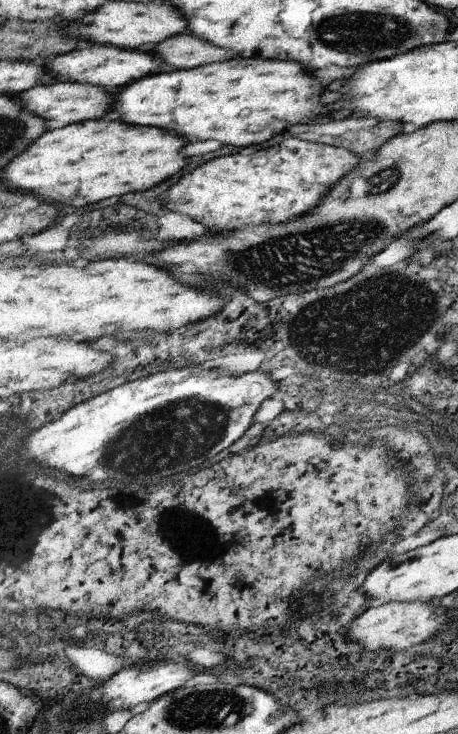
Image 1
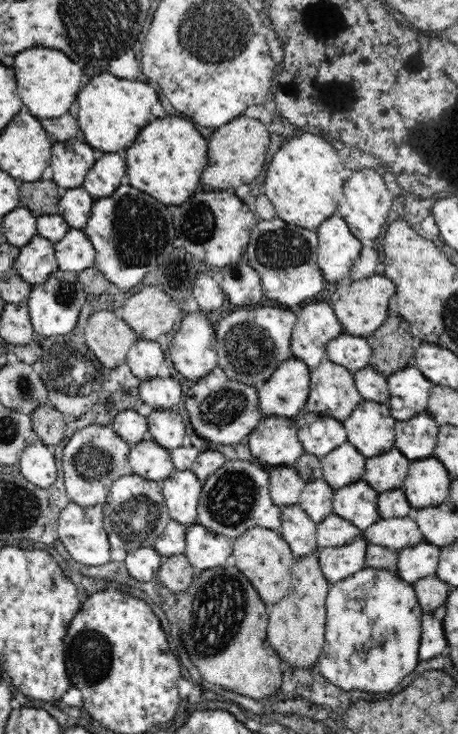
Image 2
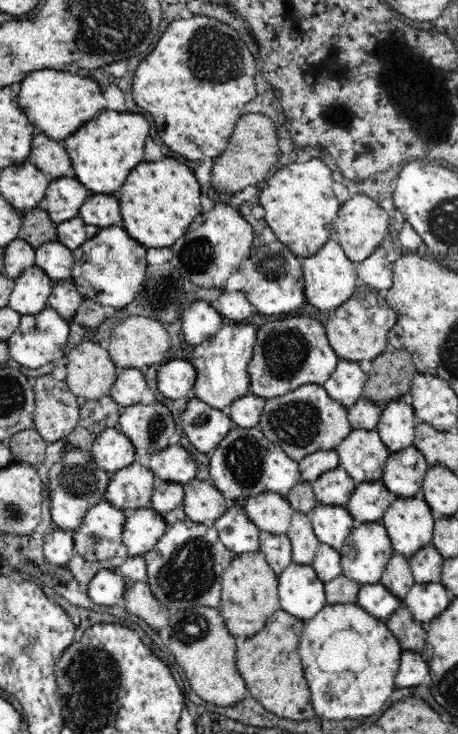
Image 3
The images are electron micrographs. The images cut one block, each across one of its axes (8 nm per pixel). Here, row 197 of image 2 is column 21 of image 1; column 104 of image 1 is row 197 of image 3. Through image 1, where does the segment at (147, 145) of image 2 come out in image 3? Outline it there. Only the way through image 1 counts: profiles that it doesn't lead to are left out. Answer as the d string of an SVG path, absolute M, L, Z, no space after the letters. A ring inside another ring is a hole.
M171 157L137 164L119 191L123 228L146 248L171 248L175 240L186 234L194 217L201 214L198 198L202 192L194 172Z

